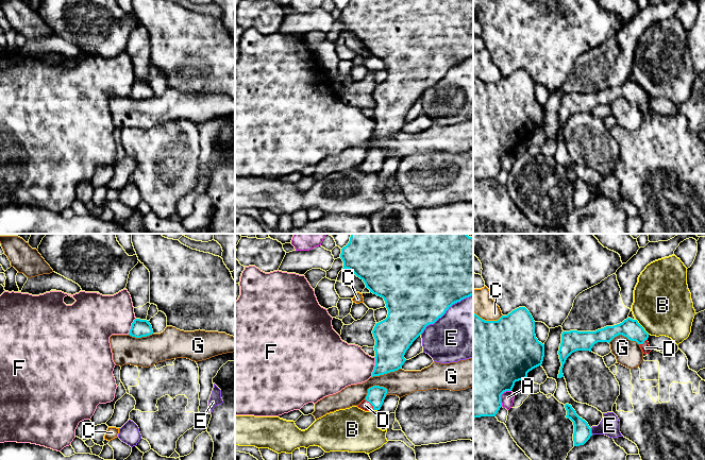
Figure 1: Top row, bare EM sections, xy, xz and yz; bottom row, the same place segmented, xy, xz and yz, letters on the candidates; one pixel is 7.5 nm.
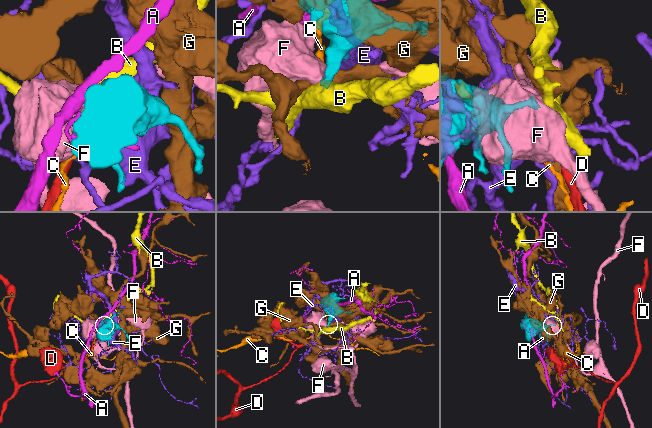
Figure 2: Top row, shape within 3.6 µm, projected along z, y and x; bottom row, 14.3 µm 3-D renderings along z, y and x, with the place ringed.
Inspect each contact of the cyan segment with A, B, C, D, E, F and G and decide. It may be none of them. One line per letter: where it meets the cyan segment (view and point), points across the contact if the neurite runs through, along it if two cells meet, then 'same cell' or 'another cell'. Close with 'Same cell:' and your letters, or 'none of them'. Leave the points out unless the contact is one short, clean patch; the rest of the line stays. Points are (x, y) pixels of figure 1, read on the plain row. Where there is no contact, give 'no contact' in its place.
A: contact yz (500, 158); another cell
B: contact yz (641, 88); border yz (636, 81), (649, 96); another cell
C: contact yz (488, 83); another cell
D: contact xz (370, 165); way xz (376, 156), (370, 165), (365, 167); same cell
E: contact xz (446, 72); another cell
F: contact xz (374, 129); border xz (374, 119), (374, 131), (370, 138); another cell
G: contact xz (373, 148); border xz (387, 151), (381, 148), (371, 148), (364, 160); another cell
Same cell: D

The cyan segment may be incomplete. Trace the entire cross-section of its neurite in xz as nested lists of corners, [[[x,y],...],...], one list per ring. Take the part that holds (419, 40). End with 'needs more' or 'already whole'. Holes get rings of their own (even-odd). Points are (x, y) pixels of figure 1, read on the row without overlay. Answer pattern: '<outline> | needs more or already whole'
[[[350,0],[349,5],[341,11],[342,31],[351,32],[373,56],[384,61],[388,72],[387,80],[375,86],[372,96],[375,101],[375,129],[372,138],[380,138],[402,130],[406,121],[404,117],[413,104],[423,95],[425,89],[434,86],[455,65],[473,57],[473,0]]] | already whole

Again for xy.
[[[135,81],[132,85],[129,97],[135,100],[147,99],[153,96],[153,91],[149,83]]] | already whole

